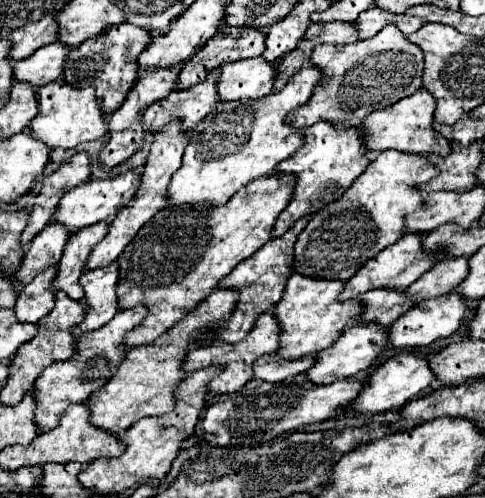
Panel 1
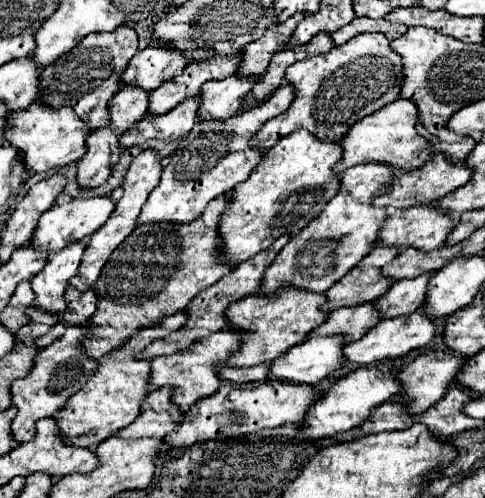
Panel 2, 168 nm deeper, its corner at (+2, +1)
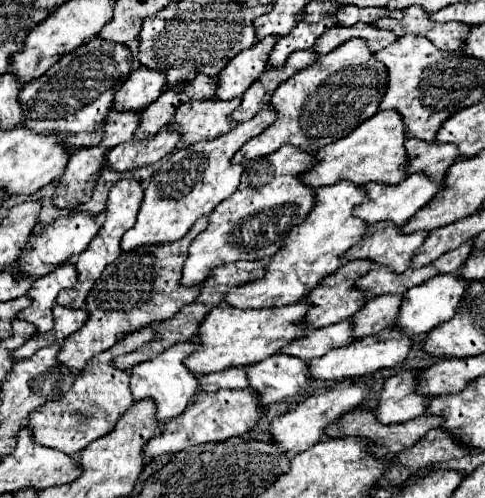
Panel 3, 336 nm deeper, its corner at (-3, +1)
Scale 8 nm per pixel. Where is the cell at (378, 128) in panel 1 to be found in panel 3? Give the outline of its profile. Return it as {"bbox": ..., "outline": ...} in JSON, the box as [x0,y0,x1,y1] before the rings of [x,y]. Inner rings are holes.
{"bbox":[301,111,407,189],"outline":[[[379,111],[347,137],[315,151],[313,157],[317,159],[317,163],[305,175],[301,175],[301,181],[307,183],[307,187],[311,189],[319,189],[339,181],[351,181],[355,185],[367,185],[371,181],[395,185],[407,177],[407,155],[403,143],[405,133],[401,115],[397,111]]]}

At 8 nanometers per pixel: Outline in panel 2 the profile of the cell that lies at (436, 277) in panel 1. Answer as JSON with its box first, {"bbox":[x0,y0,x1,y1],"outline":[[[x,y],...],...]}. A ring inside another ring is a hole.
{"bbox":[376,273,434,319],"outline":[[[424,273],[422,277],[414,277],[414,281],[396,281],[388,293],[384,293],[376,305],[384,319],[392,319],[398,315],[408,315],[418,311],[426,303],[428,283],[434,273]]]}

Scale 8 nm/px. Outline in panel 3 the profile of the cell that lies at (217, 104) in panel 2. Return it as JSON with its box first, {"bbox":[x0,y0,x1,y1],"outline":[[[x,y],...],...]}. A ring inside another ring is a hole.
{"bbox":[173,99,231,147],"outline":[[[205,99],[183,103],[173,117],[175,129],[183,133],[183,147],[191,147],[199,141],[211,141],[231,129],[229,101]]]}

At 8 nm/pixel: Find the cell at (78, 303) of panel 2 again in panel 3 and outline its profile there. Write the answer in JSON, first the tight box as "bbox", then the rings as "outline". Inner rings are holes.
{"bbox":[49,305,87,341],"outline":[[[55,305],[53,317],[55,317],[55,325],[53,325],[49,337],[55,339],[55,341],[63,341],[65,337],[69,337],[71,333],[81,329],[81,325],[87,321],[87,311],[83,311],[83,309],[67,309],[67,307]]]}

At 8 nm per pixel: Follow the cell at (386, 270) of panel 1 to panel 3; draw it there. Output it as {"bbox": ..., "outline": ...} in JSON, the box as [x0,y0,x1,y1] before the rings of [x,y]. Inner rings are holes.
{"bbox":[303,261,377,327],"outline":[[[349,261],[343,265],[343,269],[337,269],[335,273],[331,273],[331,277],[327,277],[327,281],[323,281],[323,285],[317,285],[315,289],[311,289],[311,299],[307,299],[309,311],[303,319],[303,323],[307,327],[327,327],[327,325],[353,317],[365,305],[365,291],[355,289],[355,281],[361,275],[365,275],[369,269],[375,269],[375,267],[377,265],[373,261]]]}

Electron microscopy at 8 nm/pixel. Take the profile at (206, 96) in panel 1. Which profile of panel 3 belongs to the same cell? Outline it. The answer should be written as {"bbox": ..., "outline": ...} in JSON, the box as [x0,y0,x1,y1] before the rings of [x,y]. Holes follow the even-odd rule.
{"bbox":[107,127,181,173],"outline":[[[167,127],[161,129],[155,137],[143,141],[127,141],[107,151],[107,167],[117,173],[127,173],[151,163],[157,163],[165,155],[177,149],[181,137]]]}

